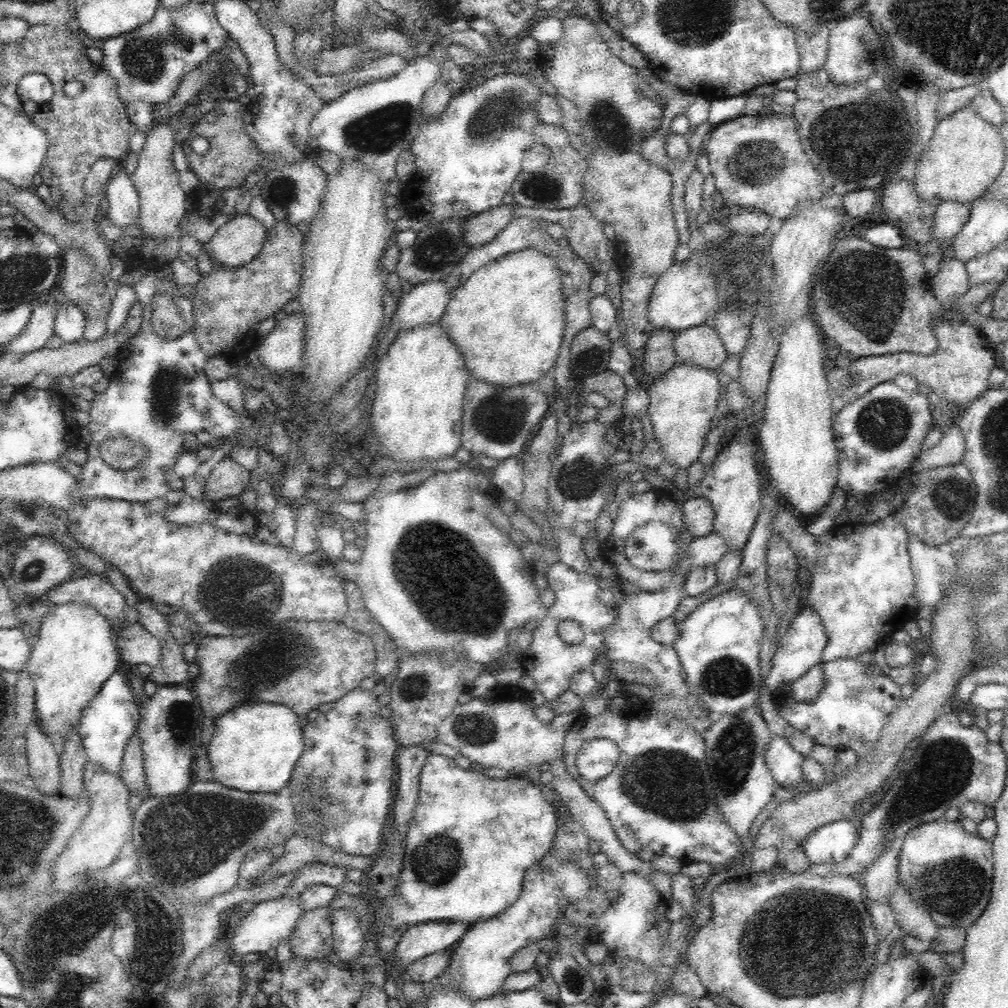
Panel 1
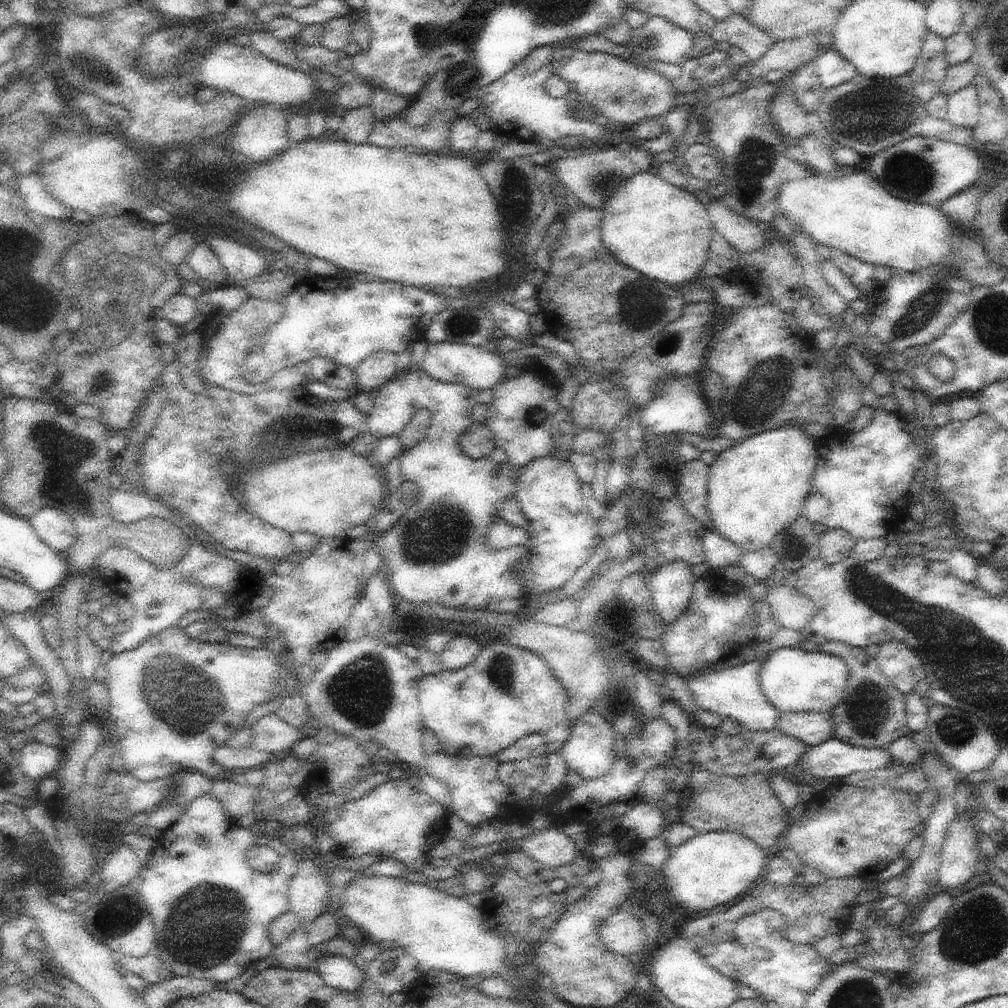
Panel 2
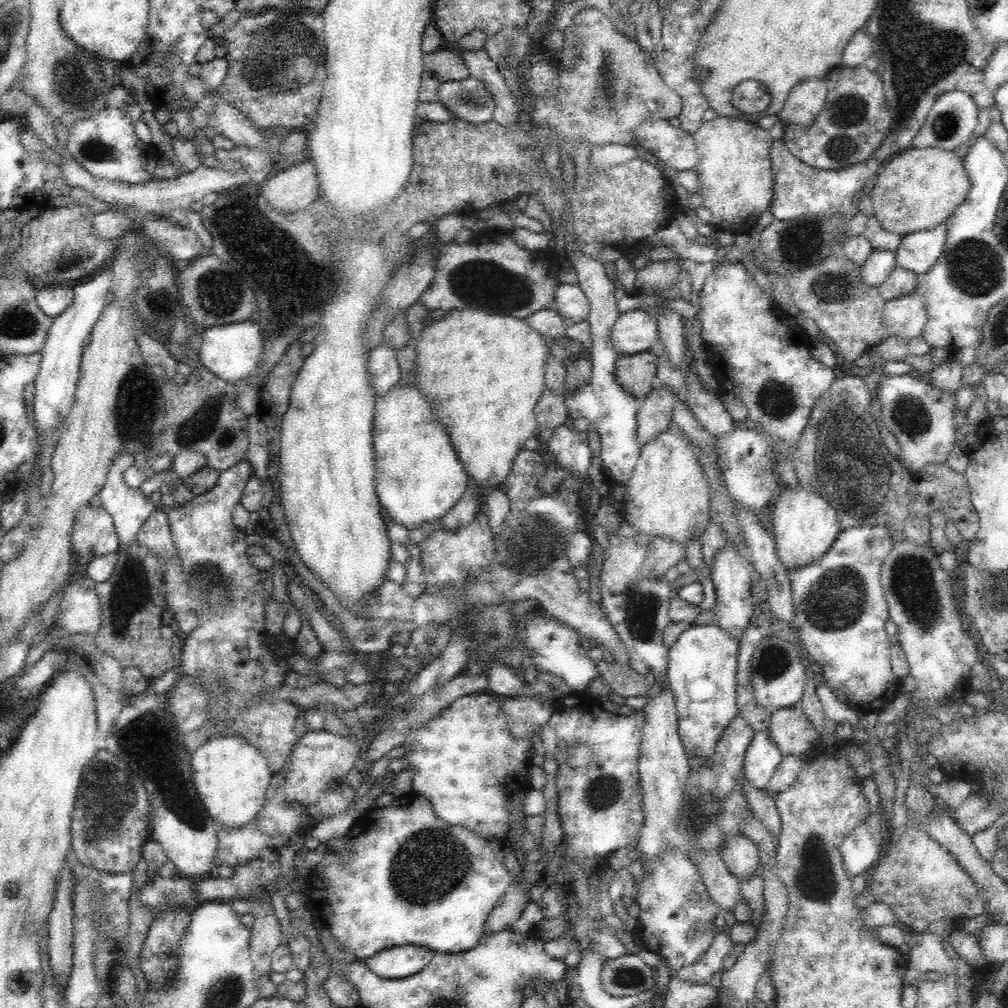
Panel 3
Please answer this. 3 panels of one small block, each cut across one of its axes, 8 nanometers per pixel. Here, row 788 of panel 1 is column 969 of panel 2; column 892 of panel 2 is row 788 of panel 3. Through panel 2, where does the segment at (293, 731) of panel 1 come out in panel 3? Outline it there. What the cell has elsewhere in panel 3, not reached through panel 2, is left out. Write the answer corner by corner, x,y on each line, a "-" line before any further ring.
216,736
212,740
206,740
194,754
192,754
192,782
202,798
202,804
206,806
210,818
220,824
220,828
242,828
248,826
260,810
266,804
266,796
270,794
270,780
274,772
268,768
268,760
256,746
252,746
248,740
240,736

